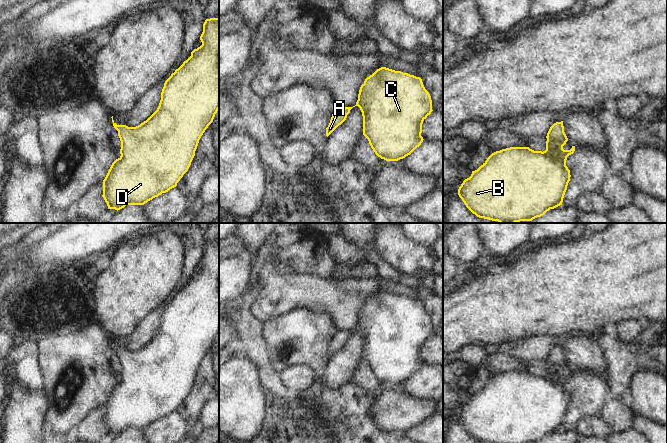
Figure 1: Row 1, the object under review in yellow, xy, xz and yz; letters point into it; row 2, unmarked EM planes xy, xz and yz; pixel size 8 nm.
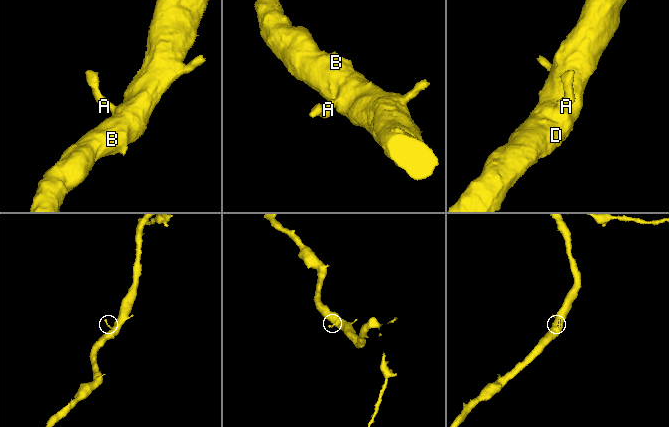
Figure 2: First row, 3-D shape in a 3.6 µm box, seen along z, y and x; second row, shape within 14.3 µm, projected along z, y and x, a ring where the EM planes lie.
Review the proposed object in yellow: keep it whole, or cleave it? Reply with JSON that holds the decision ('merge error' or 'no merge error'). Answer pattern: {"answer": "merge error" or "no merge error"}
{"answer": "no merge error"}

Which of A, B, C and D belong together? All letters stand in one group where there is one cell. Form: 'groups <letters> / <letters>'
groups A B C D

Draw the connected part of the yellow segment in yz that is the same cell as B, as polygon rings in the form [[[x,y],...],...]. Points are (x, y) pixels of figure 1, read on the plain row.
[[[563,345],[554,347],[546,362],[546,374],[543,376],[529,371],[510,371],[492,377],[477,394],[472,395],[471,400],[465,403],[458,413],[458,419],[466,431],[477,441],[484,443],[535,443],[562,429],[571,401],[566,384],[574,377],[575,370],[570,374],[563,373],[568,365]]]

